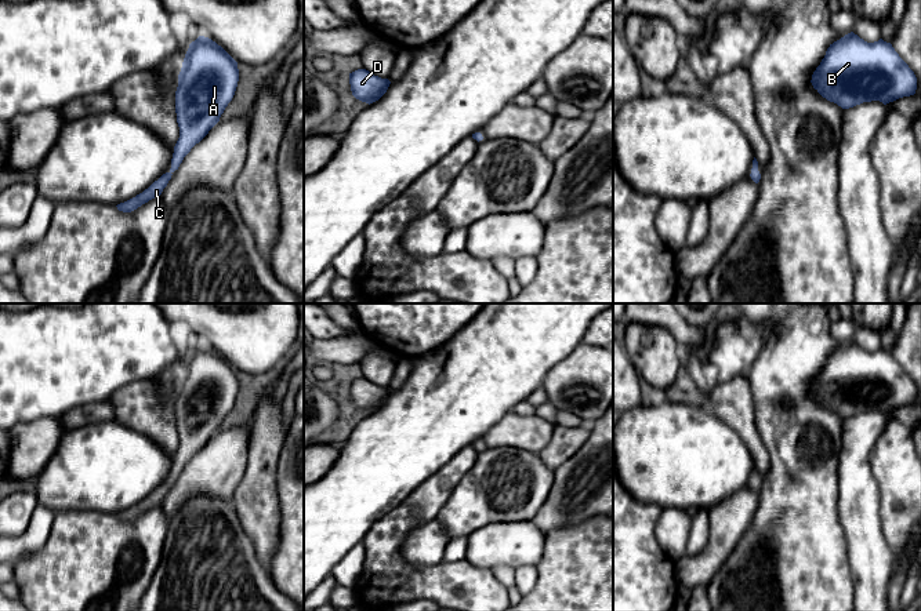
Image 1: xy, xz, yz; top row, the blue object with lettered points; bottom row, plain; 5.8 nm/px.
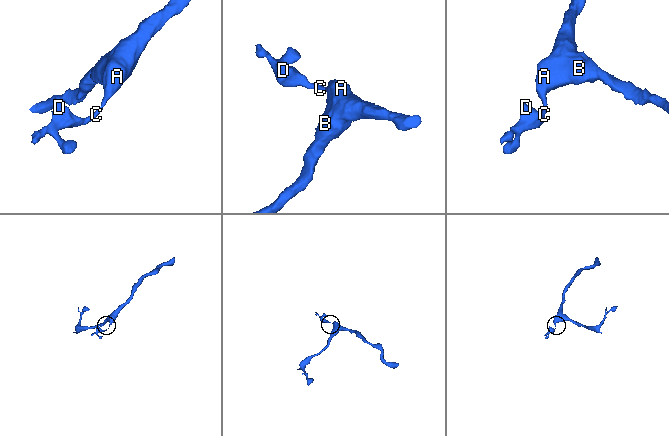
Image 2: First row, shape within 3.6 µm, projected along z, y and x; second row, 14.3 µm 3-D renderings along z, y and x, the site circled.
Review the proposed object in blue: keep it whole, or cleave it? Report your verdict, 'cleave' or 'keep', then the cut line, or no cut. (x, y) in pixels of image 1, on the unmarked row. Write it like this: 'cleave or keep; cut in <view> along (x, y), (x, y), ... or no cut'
keep; no cut

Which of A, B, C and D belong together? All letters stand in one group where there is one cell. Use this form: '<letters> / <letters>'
A B C D

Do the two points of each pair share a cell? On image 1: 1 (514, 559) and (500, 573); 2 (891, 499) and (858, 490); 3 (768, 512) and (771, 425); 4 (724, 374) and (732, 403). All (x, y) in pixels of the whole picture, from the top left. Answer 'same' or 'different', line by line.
1: different
2: different
3: same
4: different

